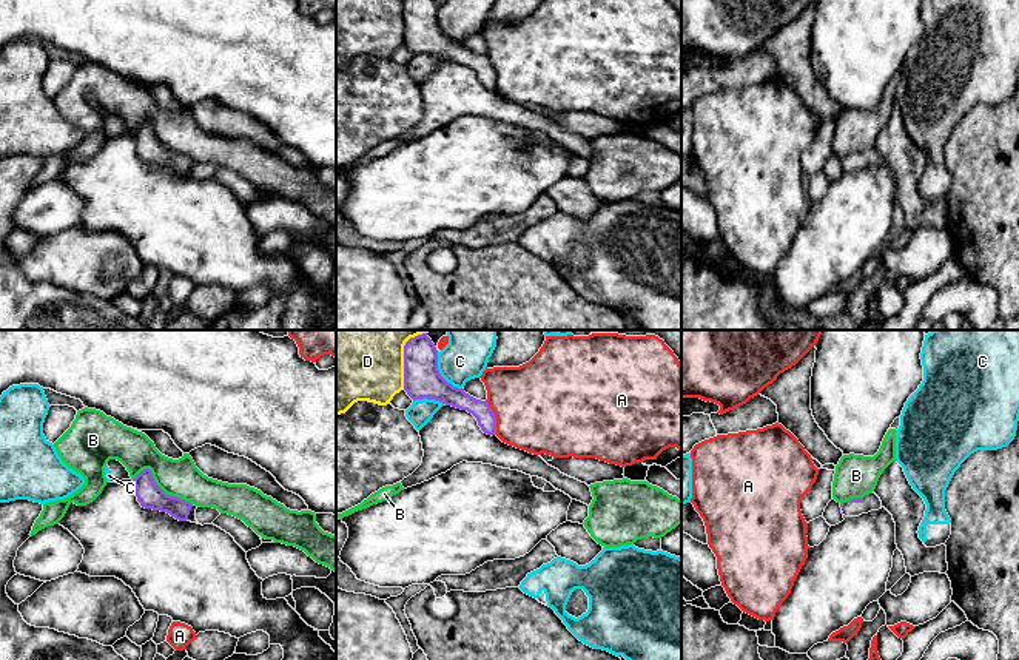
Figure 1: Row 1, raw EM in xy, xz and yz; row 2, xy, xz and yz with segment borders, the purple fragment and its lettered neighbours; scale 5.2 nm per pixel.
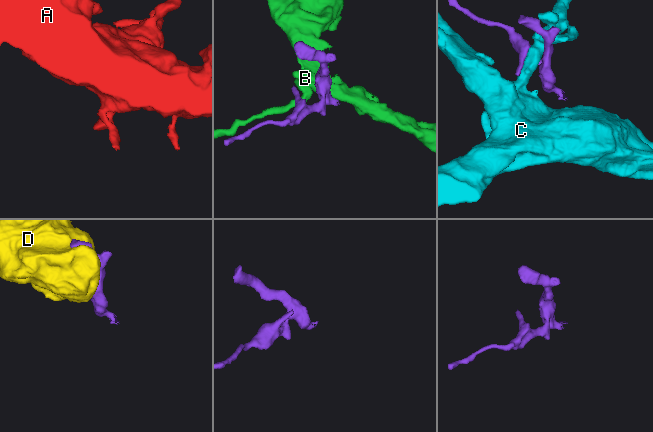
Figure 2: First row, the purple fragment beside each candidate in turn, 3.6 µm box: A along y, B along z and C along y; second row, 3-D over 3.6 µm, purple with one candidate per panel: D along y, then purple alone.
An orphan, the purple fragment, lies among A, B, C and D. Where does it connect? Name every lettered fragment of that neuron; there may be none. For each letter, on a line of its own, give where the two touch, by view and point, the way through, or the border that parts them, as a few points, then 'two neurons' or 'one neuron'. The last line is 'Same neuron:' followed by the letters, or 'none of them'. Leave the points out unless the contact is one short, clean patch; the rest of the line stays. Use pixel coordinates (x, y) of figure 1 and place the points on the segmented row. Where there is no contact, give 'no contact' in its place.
A: contact xz (494, 417); two neurons
B: contact xy (158, 486); border xy (133, 478), (148, 469), (167, 494), (191, 505); two neurons
C: contact xz (440, 373); two neurons
D: contact xz (404, 355); two neurons
Same neuron: none of them

